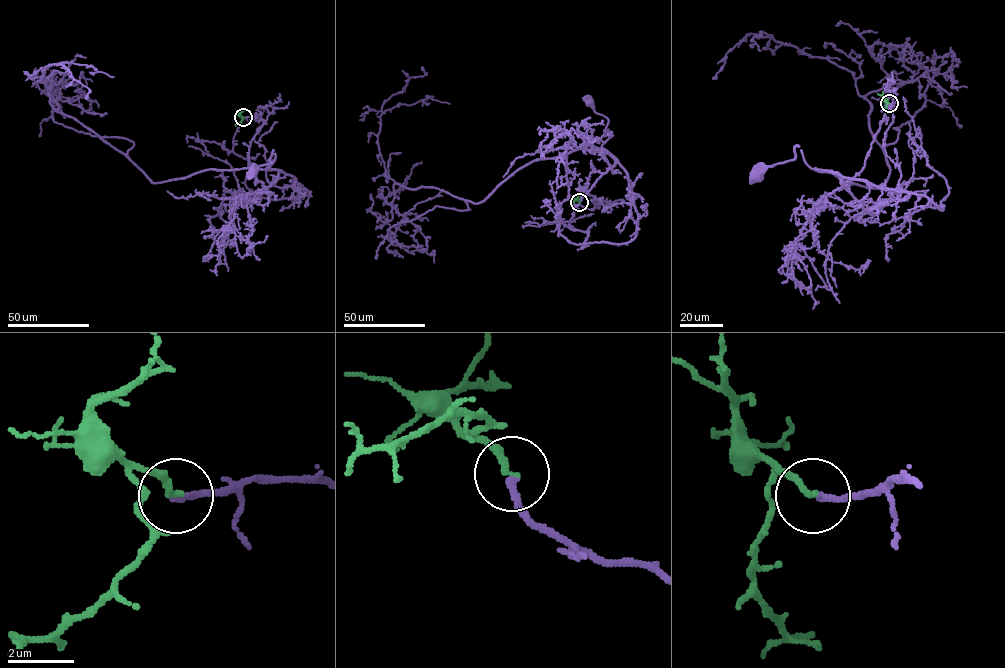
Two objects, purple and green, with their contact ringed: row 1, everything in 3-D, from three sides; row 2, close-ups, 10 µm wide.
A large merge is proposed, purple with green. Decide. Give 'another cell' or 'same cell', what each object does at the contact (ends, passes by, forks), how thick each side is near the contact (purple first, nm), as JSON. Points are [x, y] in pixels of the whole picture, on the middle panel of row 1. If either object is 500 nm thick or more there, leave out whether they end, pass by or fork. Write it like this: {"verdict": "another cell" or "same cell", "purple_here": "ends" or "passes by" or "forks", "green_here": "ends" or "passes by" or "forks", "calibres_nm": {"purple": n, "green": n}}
{"verdict": "same cell", "purple_here": "ends", "green_here": "ends", "calibres_nm": {"purple": 220, "green": 200}}

